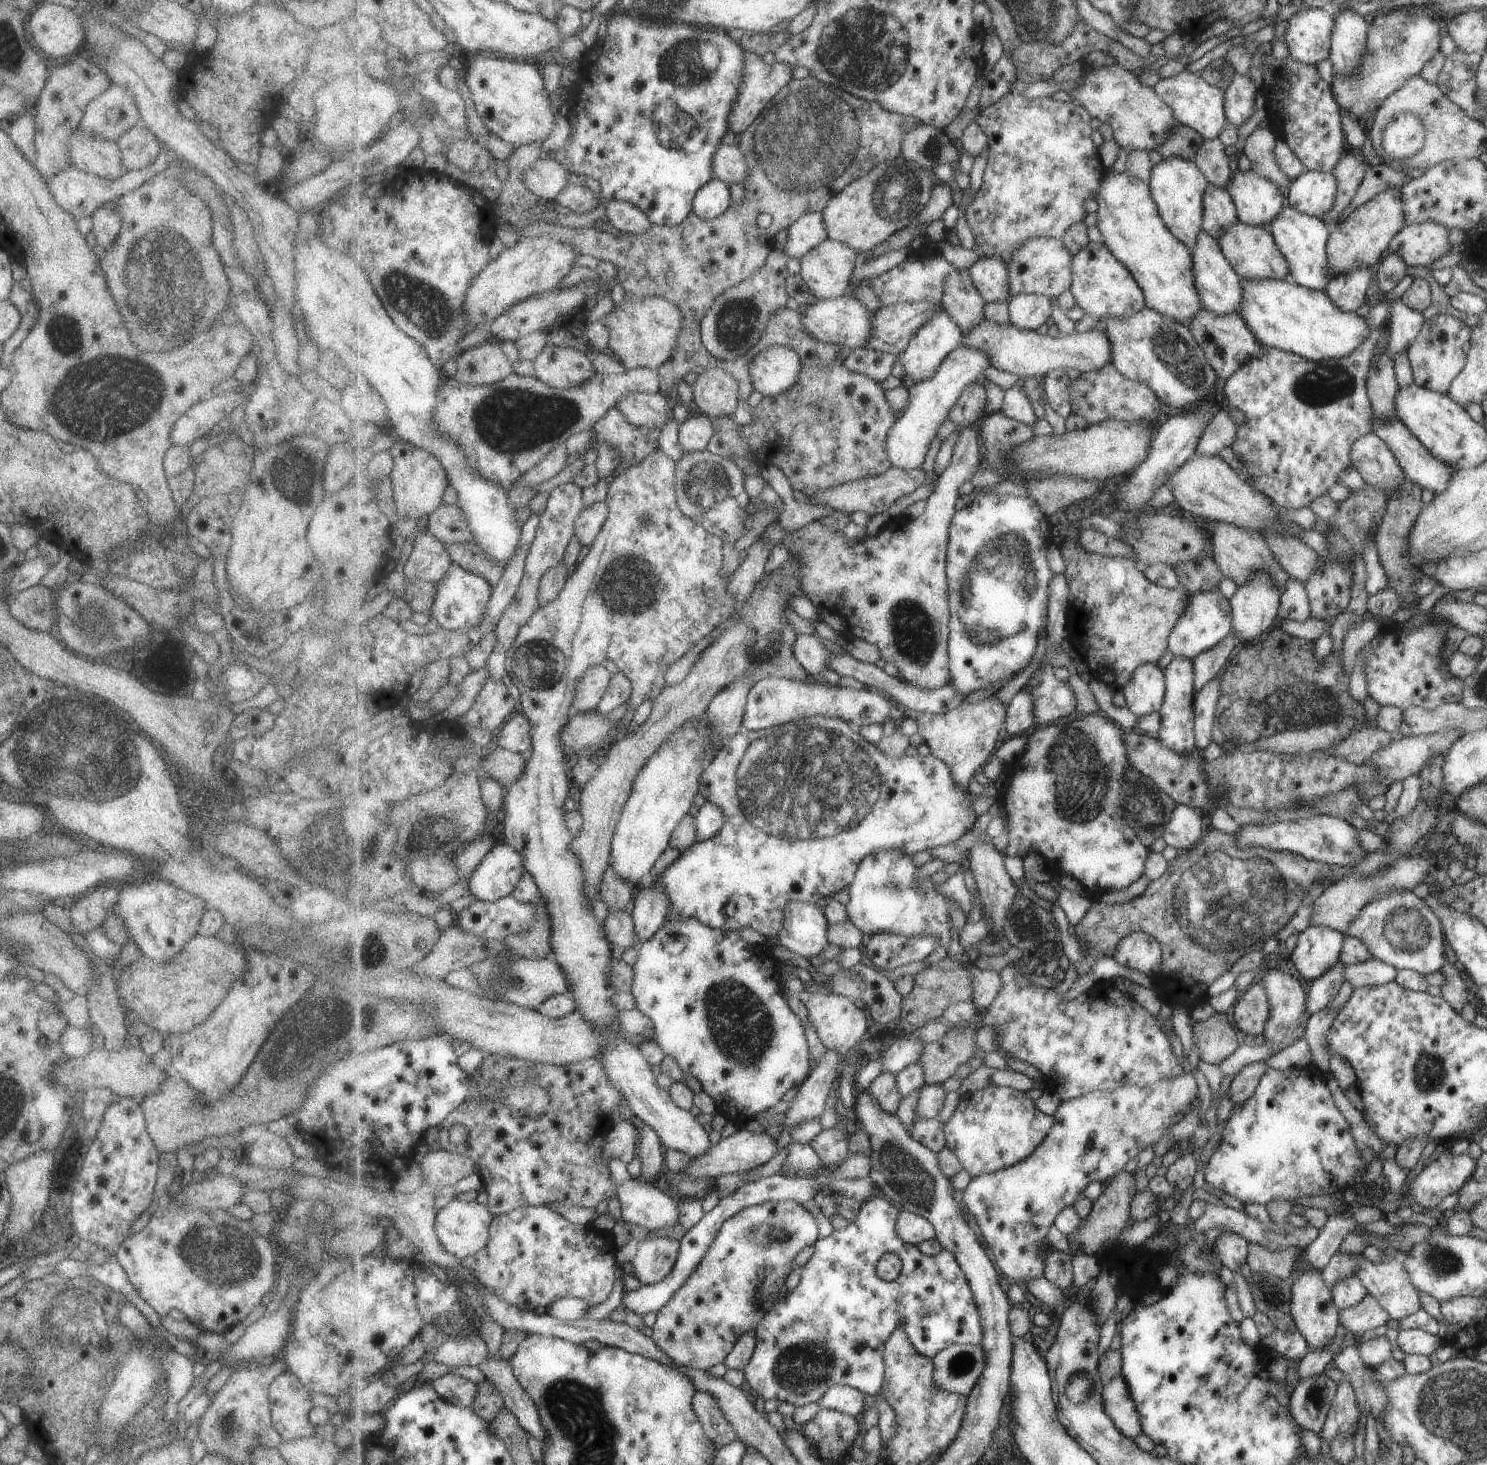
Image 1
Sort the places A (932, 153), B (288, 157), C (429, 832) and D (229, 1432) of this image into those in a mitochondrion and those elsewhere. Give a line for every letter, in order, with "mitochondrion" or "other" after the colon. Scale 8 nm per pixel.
A: mitochondrion
B: other
C: mitochondrion
D: mitochondrion

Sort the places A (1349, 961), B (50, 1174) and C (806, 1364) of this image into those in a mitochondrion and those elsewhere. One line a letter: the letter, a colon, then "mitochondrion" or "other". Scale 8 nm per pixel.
A: other
B: other
C: mitochondrion

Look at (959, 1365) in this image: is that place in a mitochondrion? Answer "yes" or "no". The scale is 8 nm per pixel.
yes

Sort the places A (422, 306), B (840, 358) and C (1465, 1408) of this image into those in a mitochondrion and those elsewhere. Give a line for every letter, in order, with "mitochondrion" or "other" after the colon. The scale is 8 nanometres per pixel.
A: mitochondrion
B: other
C: mitochondrion

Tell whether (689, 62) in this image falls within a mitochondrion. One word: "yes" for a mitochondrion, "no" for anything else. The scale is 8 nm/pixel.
yes

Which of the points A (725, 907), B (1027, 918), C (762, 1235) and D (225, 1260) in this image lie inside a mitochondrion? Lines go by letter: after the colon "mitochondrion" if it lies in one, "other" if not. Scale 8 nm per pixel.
A: other
B: mitochondrion
C: mitochondrion
D: mitochondrion

